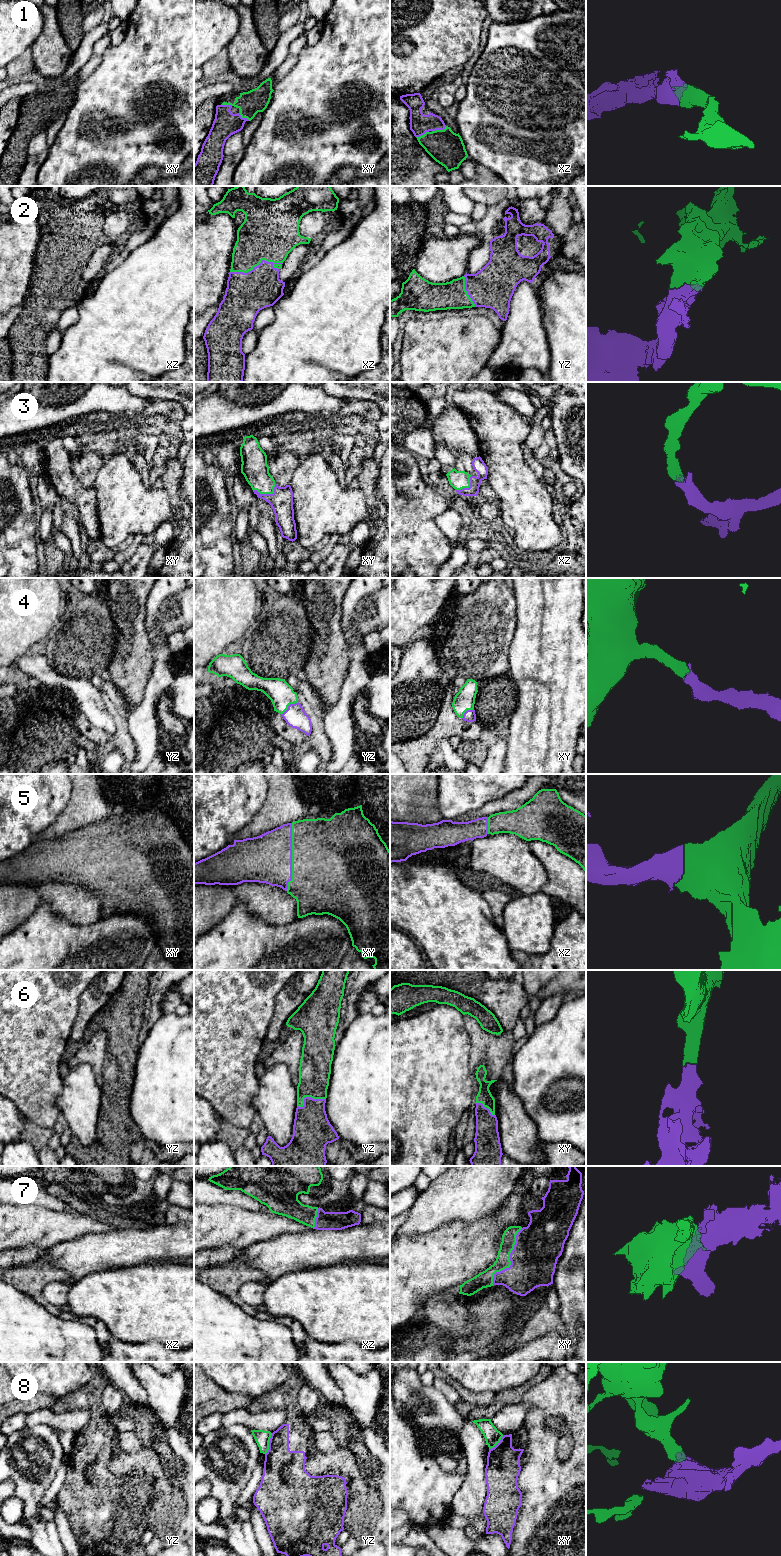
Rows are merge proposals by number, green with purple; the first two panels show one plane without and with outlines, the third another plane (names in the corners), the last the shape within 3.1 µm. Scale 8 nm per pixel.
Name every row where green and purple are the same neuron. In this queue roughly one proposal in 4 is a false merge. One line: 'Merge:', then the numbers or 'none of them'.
Merge: 1, 2, 3, 4, 5, 6, 7

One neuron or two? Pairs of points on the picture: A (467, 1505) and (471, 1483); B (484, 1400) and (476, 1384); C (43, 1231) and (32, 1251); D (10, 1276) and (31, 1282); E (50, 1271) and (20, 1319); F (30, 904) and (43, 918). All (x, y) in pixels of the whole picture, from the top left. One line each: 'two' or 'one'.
A: one
B: two
C: two
D: one
E: two
F: two

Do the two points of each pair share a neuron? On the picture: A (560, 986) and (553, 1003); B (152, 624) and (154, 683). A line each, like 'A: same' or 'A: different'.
A: different
B: same

